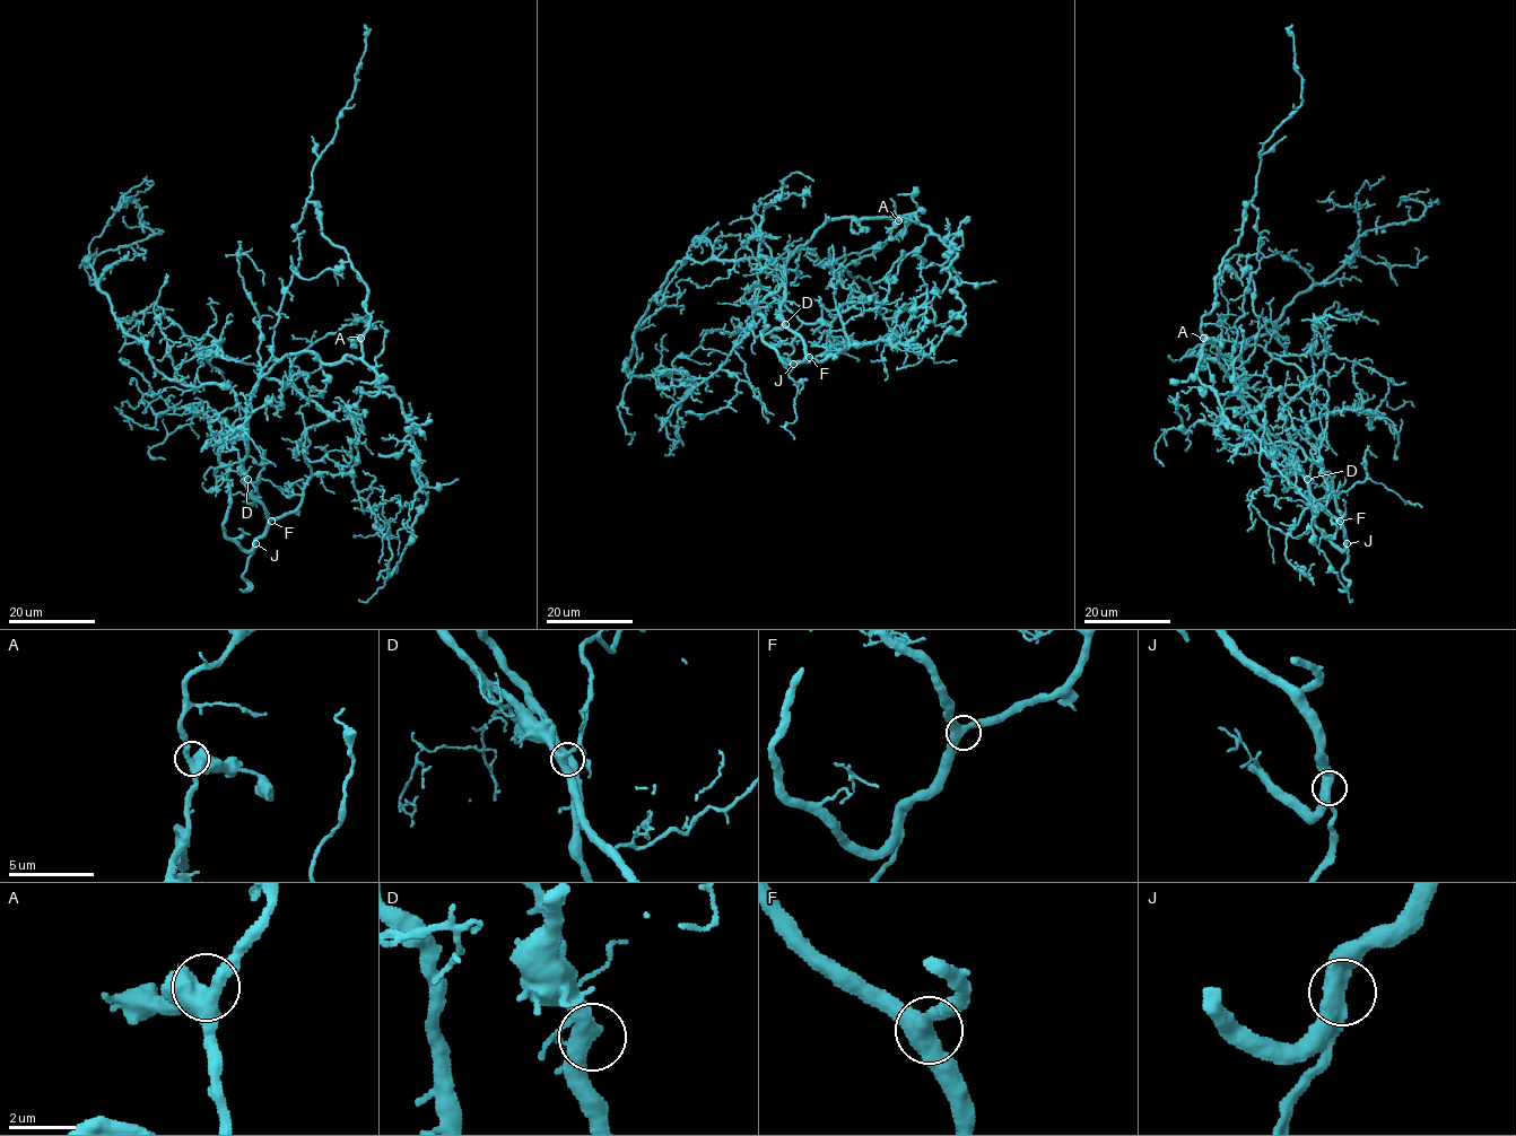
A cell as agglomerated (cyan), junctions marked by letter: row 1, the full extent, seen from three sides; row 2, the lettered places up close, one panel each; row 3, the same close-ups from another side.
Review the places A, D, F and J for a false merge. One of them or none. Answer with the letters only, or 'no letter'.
no letter

